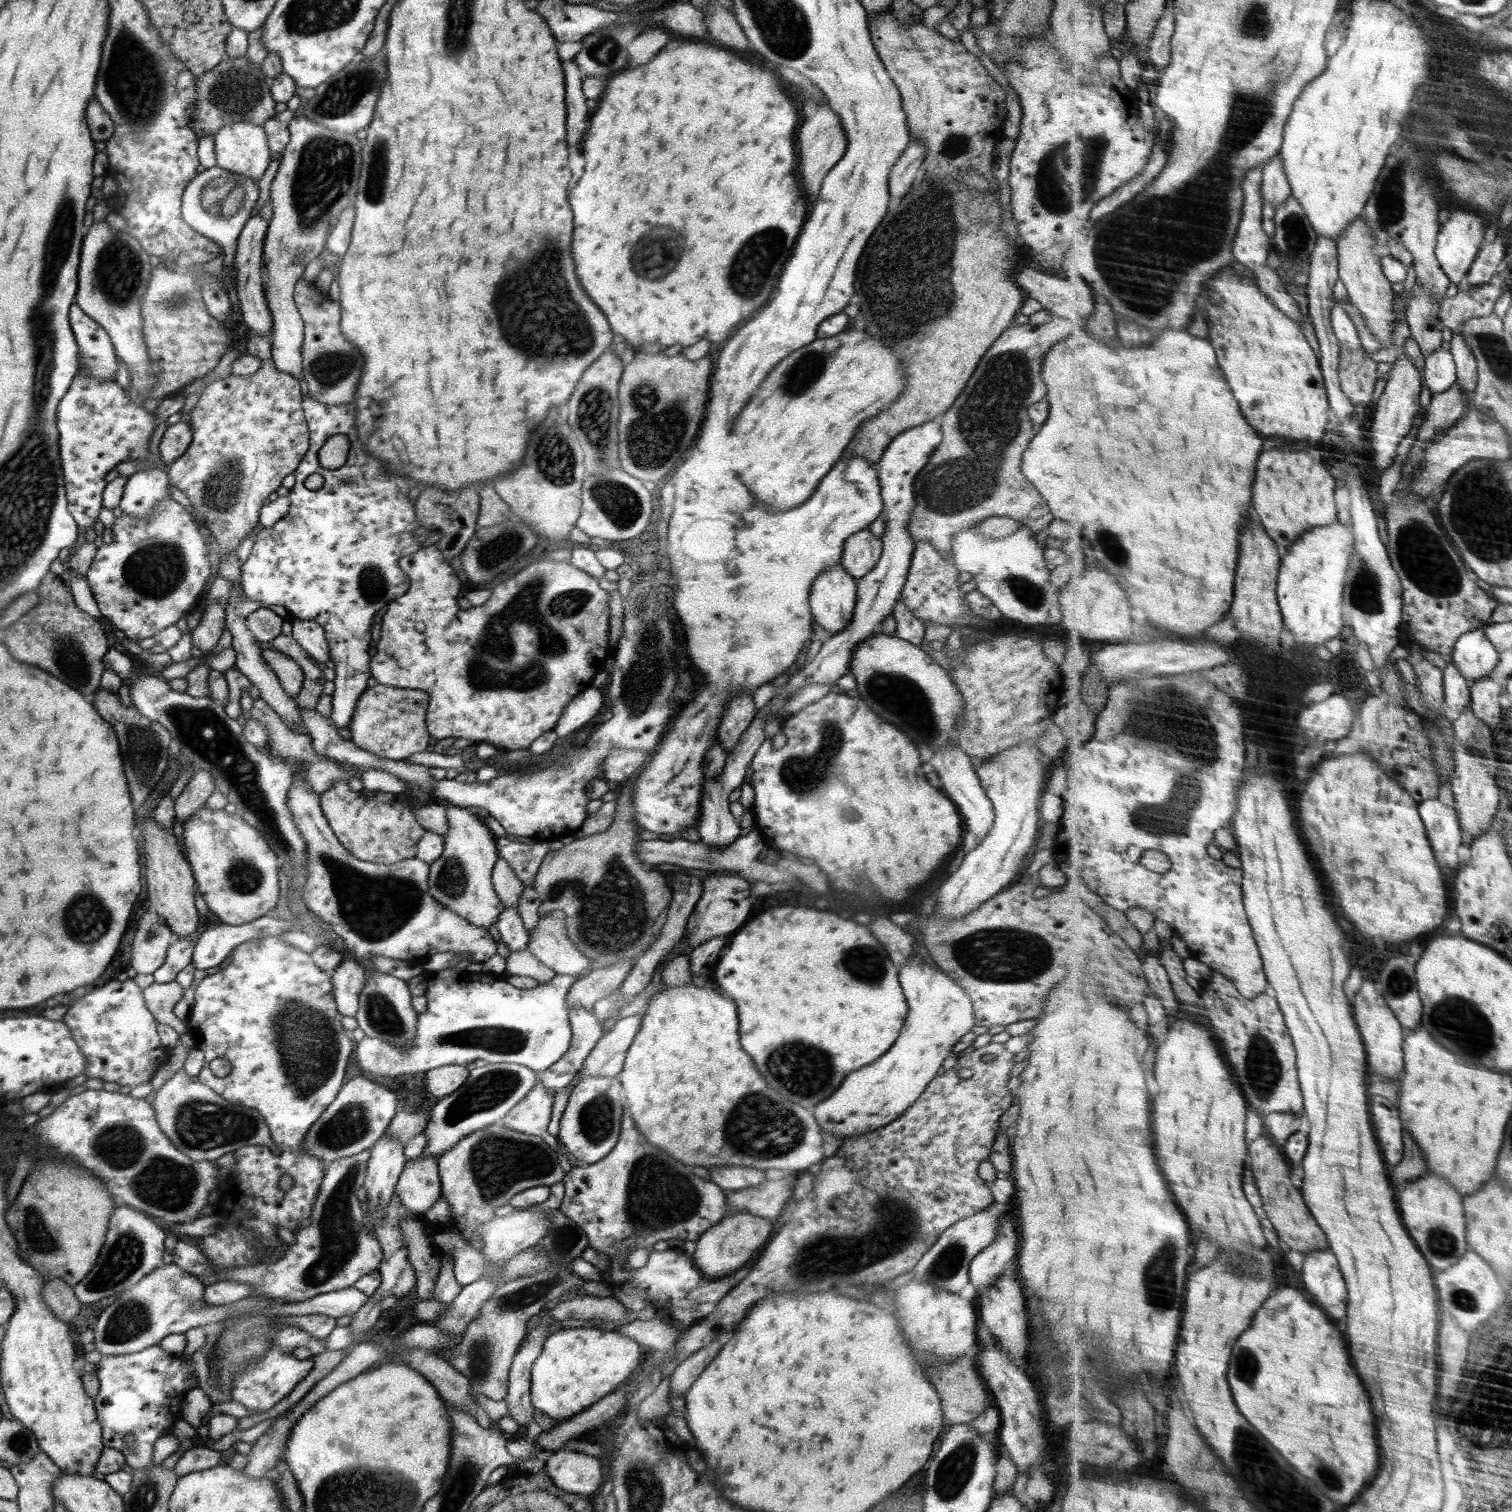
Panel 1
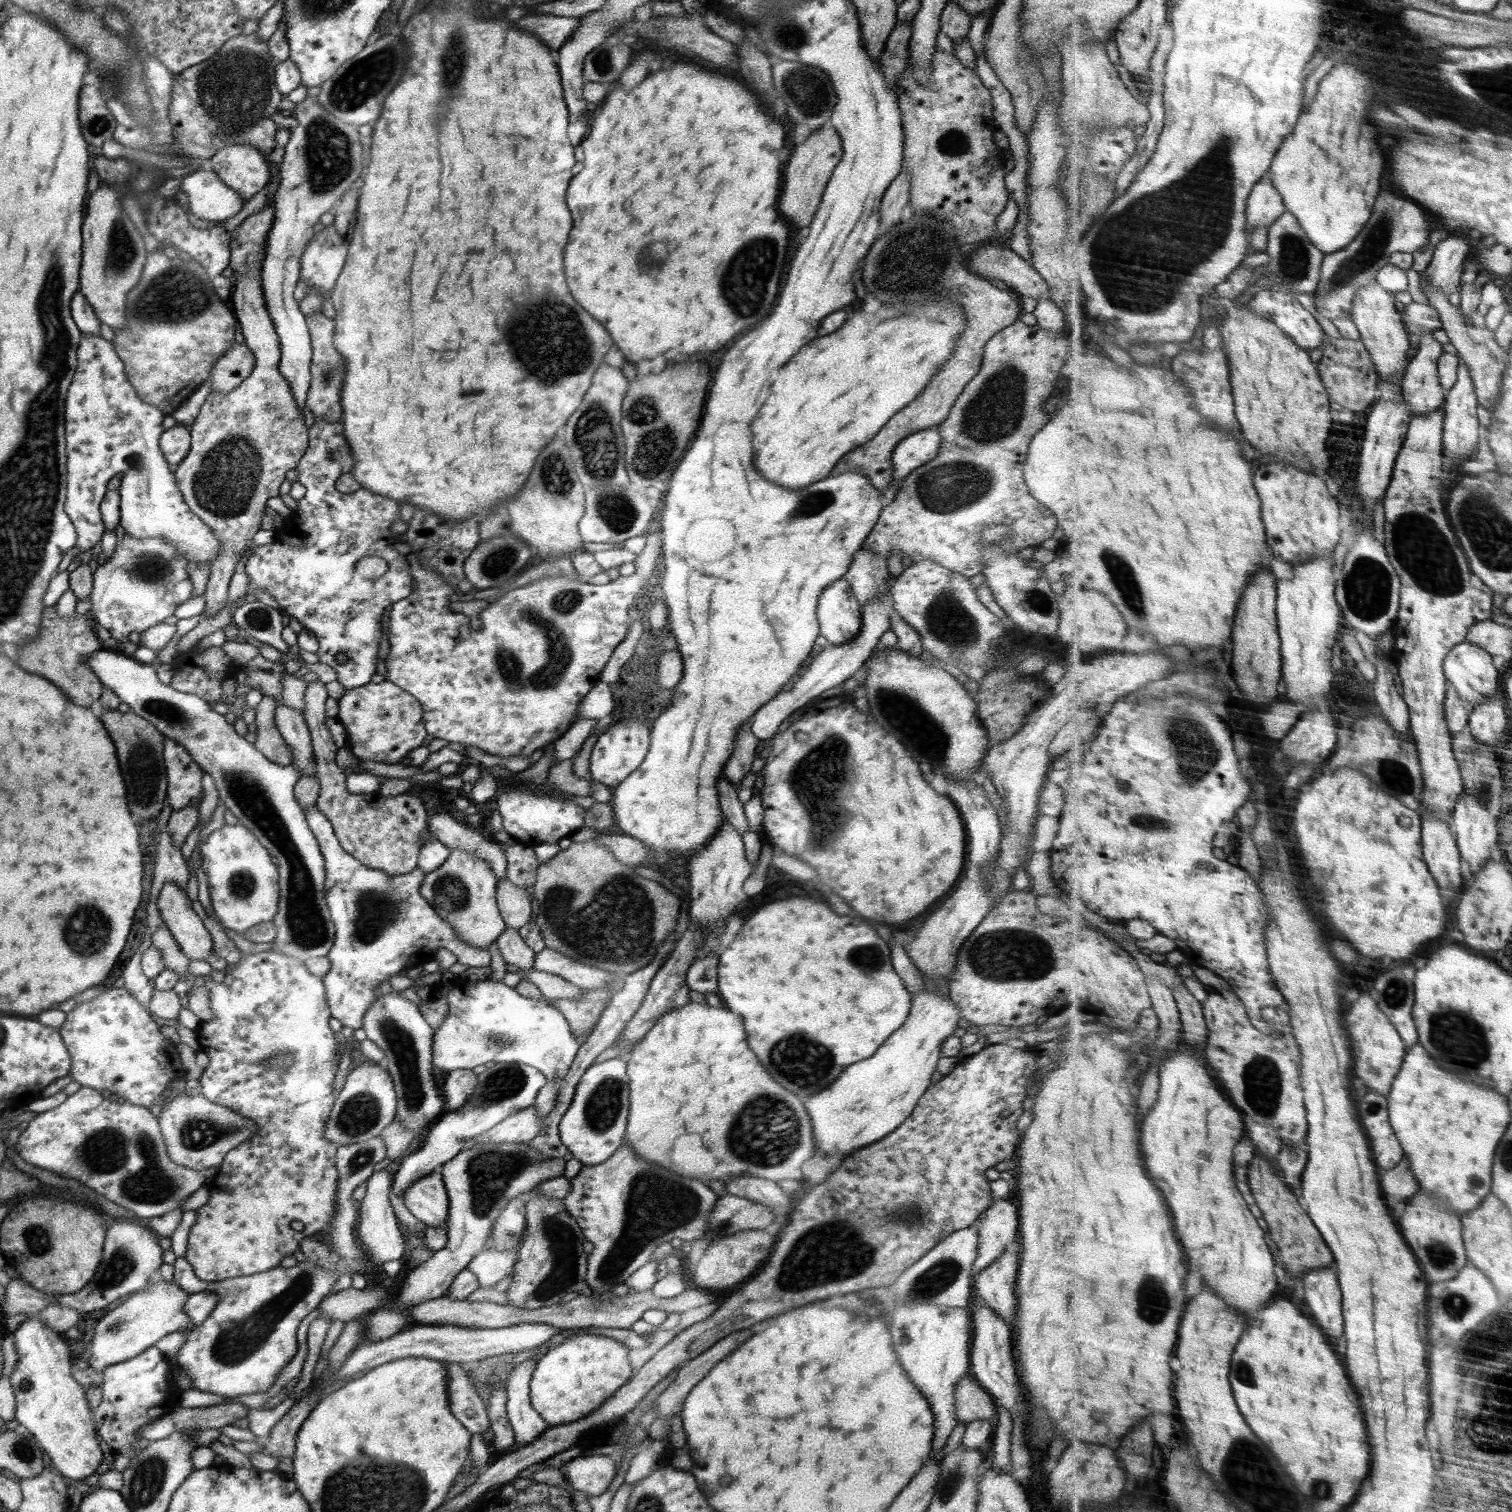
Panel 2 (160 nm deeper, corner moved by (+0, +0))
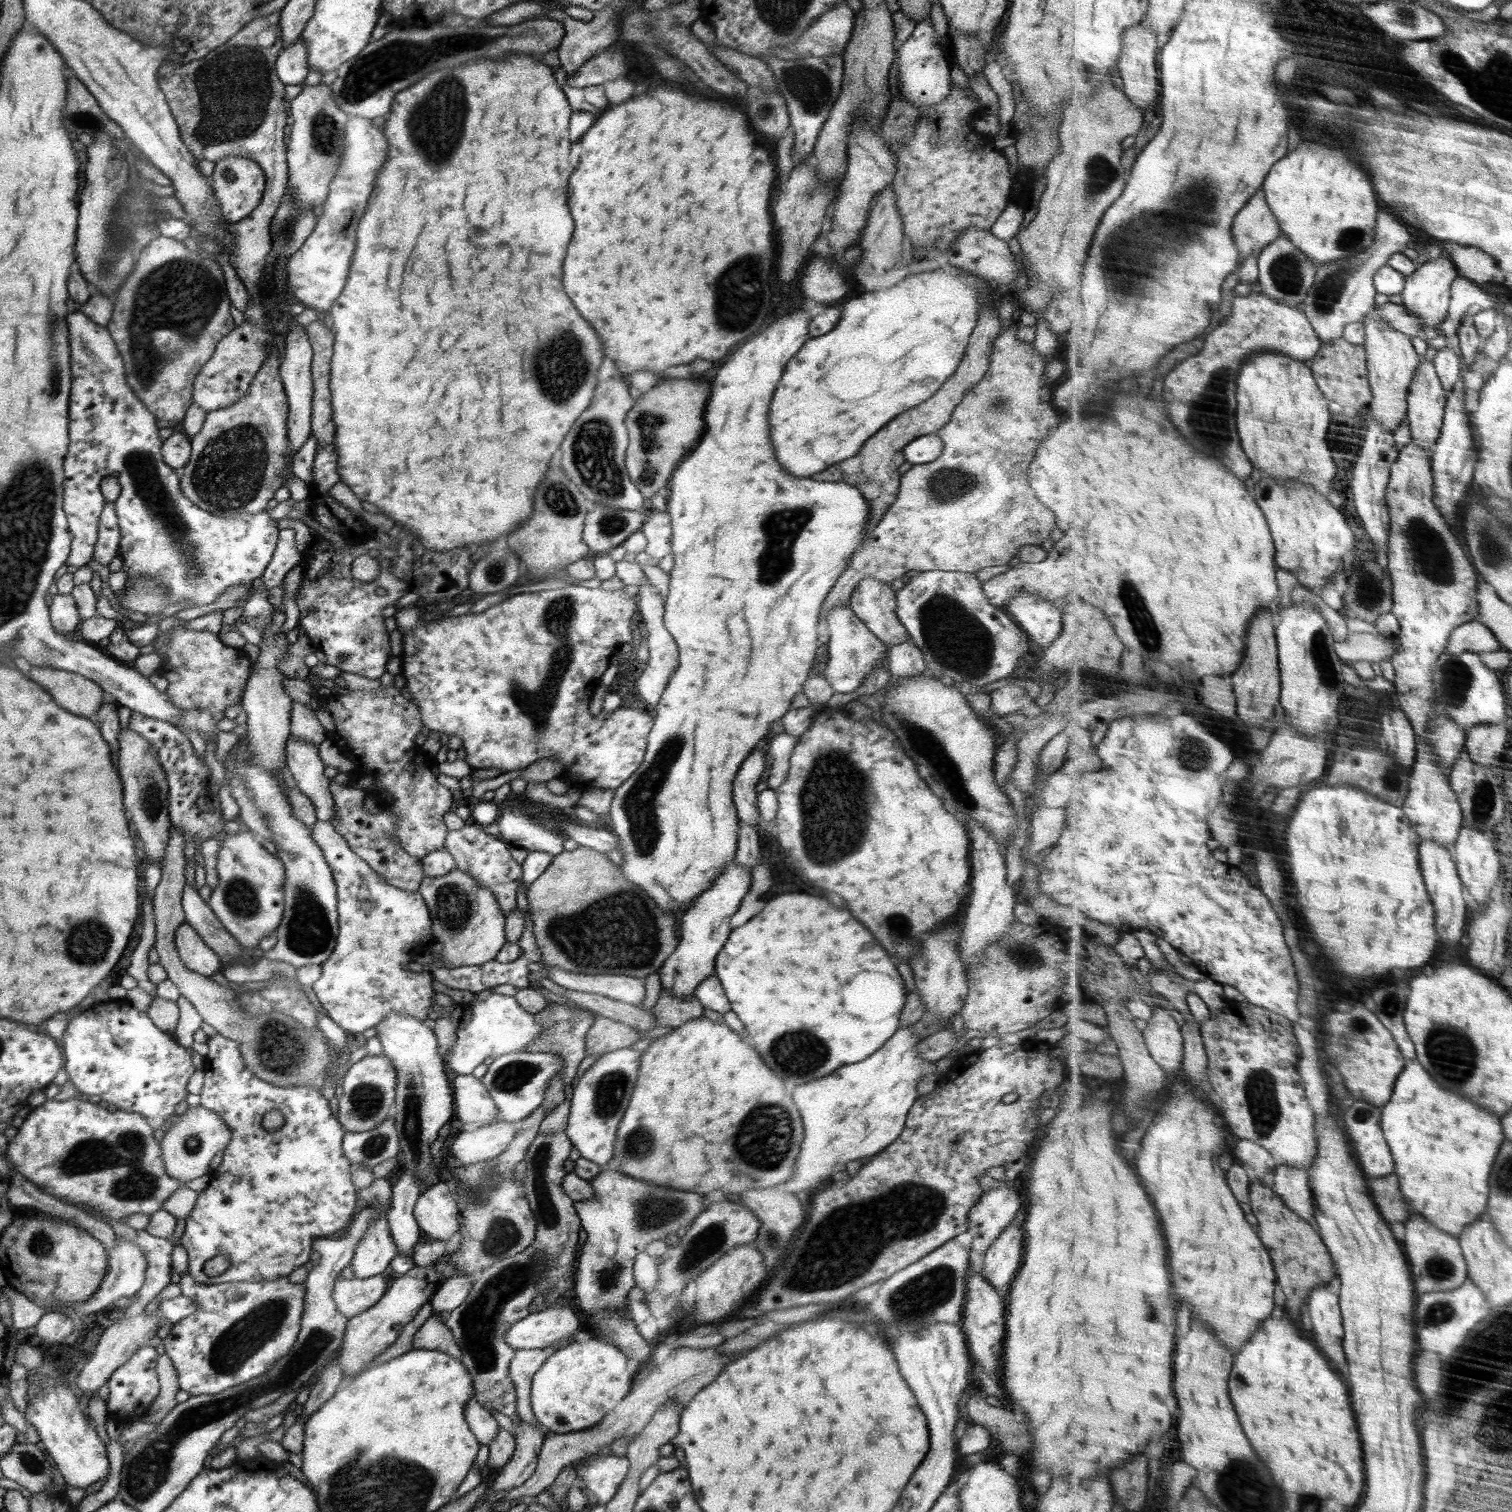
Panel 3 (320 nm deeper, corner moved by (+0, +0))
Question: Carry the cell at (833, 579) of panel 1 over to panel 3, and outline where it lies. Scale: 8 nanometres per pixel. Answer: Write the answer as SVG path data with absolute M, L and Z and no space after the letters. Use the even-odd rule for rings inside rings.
M841 604L829 610L827 614L828 634L830 639L825 646L829 660L823 676L834 692L846 694L862 686L864 677L873 672L887 658L886 645L866 628L866 625L849 609L849 604Z

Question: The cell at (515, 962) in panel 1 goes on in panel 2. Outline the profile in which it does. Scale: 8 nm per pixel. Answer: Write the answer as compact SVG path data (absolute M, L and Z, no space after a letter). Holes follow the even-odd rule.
M533 968L531 971L522 972L529 980L538 988L541 997L546 1000L554 1000L558 998L567 998L574 1000L581 998L582 989L574 984L568 983L567 980L560 978L550 972L540 972Z

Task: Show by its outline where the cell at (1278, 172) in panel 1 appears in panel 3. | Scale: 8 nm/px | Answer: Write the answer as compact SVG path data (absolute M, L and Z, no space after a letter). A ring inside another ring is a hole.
M1264 189L1257 192L1247 207L1240 211L1235 220L1234 235L1242 262L1251 256L1260 256L1283 235L1282 224Z

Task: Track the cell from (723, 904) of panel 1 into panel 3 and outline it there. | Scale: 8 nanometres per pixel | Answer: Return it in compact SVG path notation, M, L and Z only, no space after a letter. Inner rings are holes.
M664 987L660 991L656 1005L651 1009L655 1014L656 1026L680 1026L693 1018L702 1018L703 1006L696 996L678 998L666 991Z

